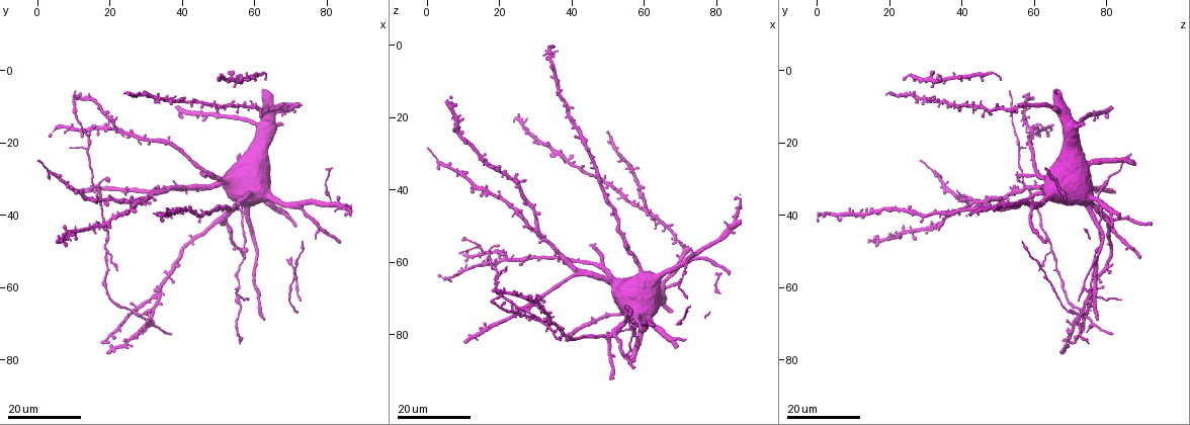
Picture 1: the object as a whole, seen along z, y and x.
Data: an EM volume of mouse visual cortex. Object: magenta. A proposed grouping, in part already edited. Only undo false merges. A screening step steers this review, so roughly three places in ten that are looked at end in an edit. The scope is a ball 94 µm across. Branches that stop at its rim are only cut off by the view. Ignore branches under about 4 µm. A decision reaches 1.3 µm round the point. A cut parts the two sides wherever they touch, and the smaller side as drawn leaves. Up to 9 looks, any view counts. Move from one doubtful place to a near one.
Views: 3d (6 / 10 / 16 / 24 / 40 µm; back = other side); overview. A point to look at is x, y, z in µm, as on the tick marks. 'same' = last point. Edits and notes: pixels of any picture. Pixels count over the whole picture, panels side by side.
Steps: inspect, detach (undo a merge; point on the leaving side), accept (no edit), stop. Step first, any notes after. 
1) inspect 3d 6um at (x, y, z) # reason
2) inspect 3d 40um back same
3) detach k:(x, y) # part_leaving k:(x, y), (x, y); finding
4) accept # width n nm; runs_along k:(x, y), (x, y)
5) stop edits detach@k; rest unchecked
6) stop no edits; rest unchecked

inspect 3d 16um at (54.5, 61.5, 76.0)

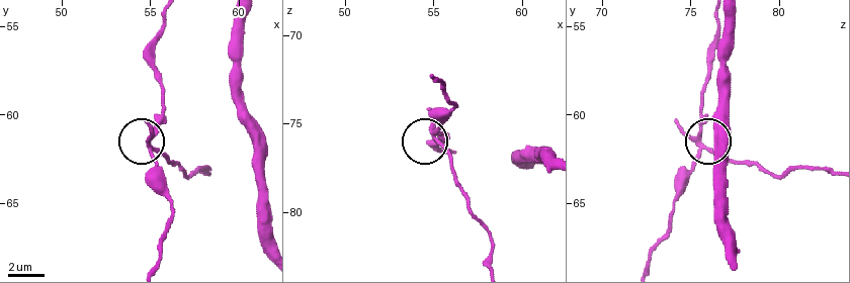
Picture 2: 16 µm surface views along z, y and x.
inspect 3d 6um at (55.1, 62.0, 75.8) # zoom in

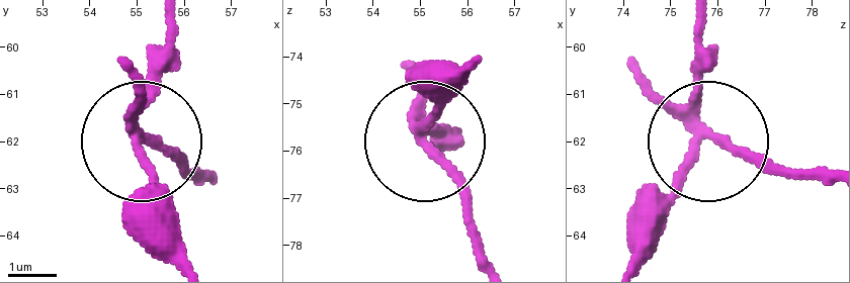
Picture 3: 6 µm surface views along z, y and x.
detach 3:(166, 148) # side_arm 10 um; arms 4; a second neuron is stuck on

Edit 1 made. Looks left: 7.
inspect 3d 16um at (19.0, 50.0, 64.5) # a fork

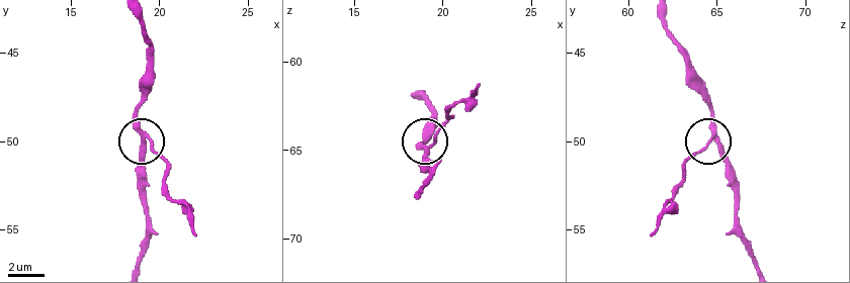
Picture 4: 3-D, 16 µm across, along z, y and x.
inspect 3d 10um at (19.3, 49.8, 65.0)

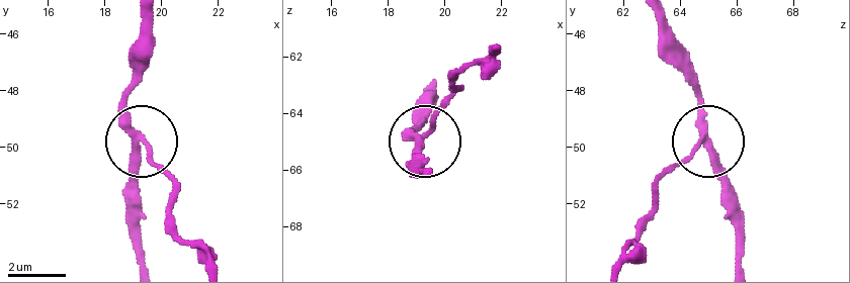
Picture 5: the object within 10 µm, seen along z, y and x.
inspect 3d 10um back at (19.3, 49.9, 64.9)

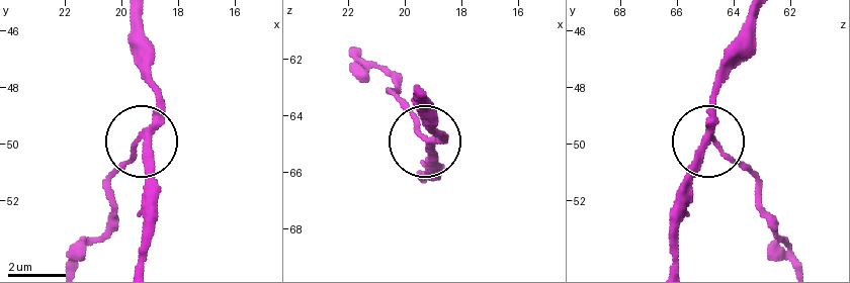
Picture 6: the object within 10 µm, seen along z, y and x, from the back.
accept # width 220 nm; all the same neuron

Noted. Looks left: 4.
inspect 3d 24um at (3.0, 28.0, 32.0) # sudden change in width

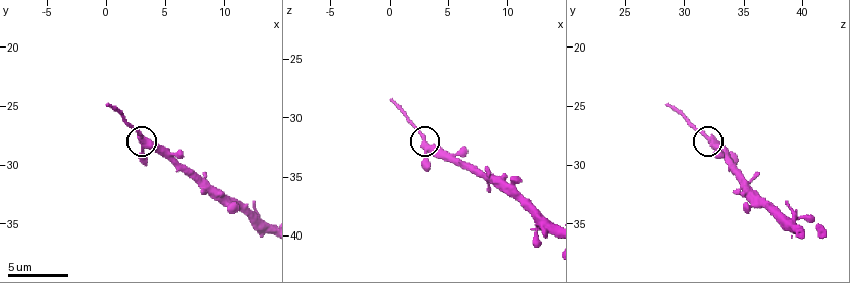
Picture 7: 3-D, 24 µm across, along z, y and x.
inspect 3d 6um at (3.0, 27.6, 32.0)

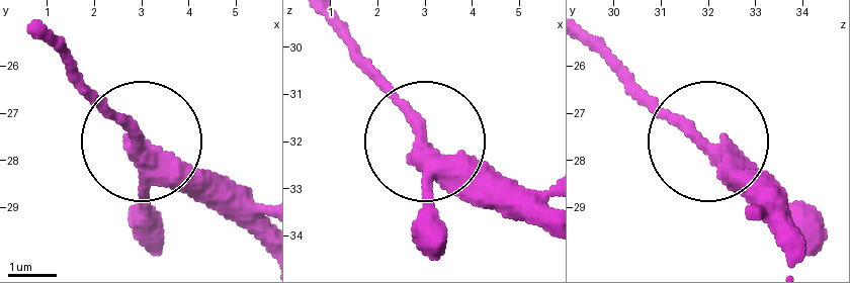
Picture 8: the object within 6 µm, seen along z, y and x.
inspect 3d 6um back at (2.85, 27.70, 31.85)

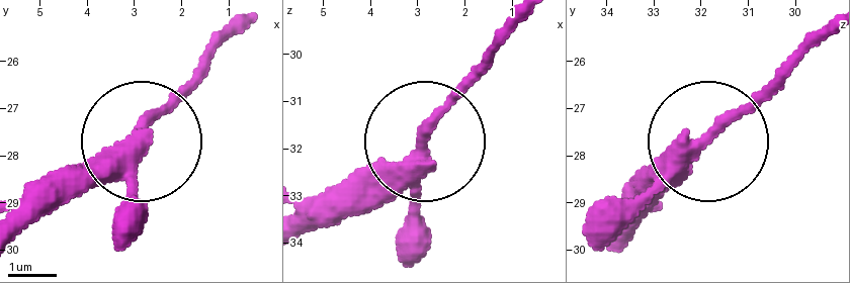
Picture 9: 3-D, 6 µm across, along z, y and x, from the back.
detach 9:(170, 105) # part_leaving 9:(143, 145), (179, 84), (240, 32); a second neuron is stuck on

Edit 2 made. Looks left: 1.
stop edits detach@3, detach@9; rest unchecked

